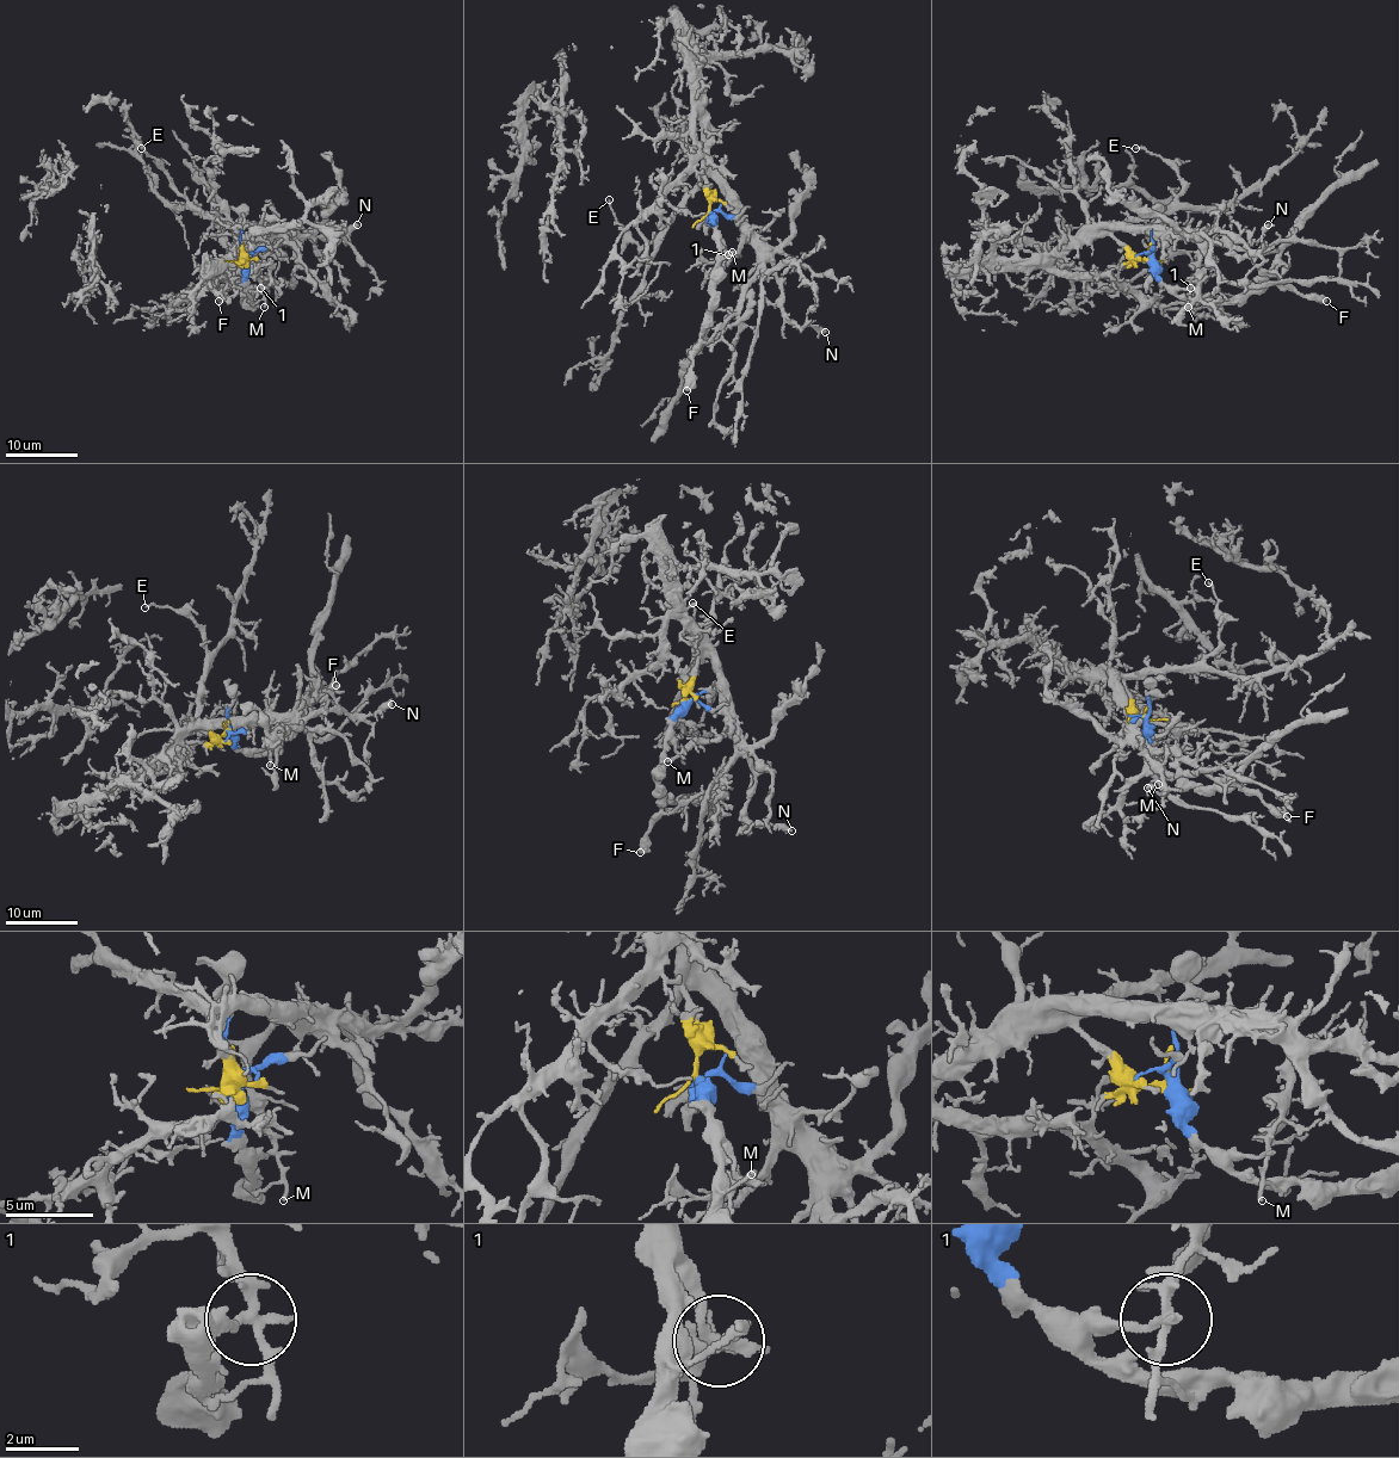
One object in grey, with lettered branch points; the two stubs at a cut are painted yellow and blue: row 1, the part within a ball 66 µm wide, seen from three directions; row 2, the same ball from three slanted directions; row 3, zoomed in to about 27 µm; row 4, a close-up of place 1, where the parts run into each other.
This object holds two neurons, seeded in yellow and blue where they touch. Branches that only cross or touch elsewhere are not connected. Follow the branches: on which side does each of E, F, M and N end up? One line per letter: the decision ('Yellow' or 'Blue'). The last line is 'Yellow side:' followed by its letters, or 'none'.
E: Yellow
F: Blue
M: Yellow
N: Yellow
Yellow side: E, M, N

